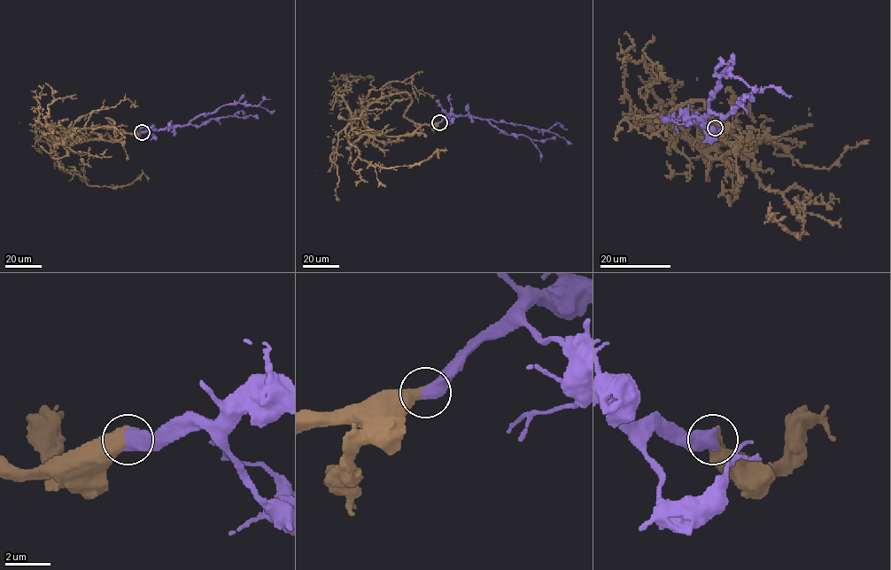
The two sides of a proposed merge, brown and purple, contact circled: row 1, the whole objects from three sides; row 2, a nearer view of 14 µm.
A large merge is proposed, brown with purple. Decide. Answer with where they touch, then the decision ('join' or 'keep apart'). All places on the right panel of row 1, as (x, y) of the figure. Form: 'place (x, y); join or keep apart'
place (715, 128); join

